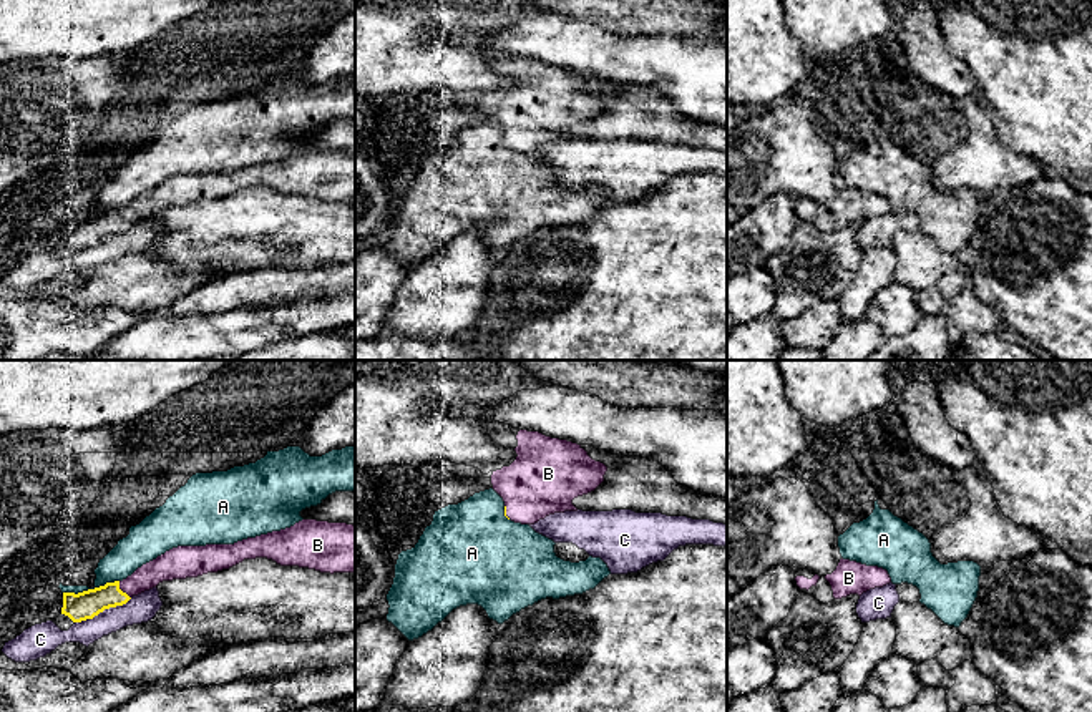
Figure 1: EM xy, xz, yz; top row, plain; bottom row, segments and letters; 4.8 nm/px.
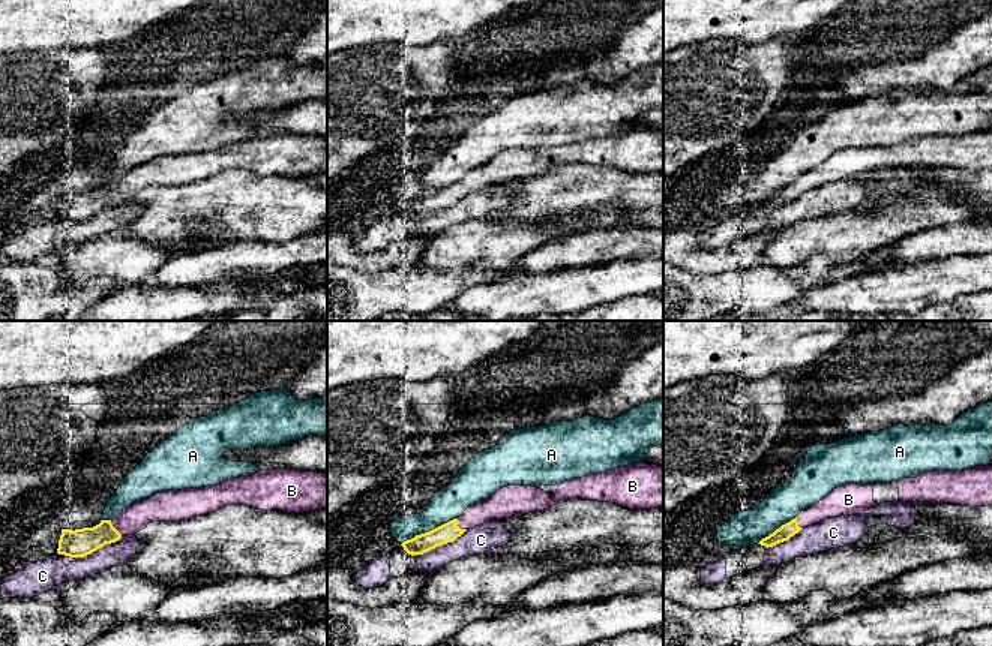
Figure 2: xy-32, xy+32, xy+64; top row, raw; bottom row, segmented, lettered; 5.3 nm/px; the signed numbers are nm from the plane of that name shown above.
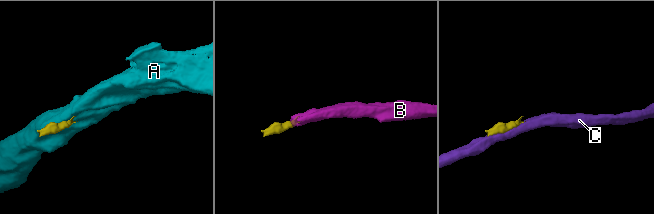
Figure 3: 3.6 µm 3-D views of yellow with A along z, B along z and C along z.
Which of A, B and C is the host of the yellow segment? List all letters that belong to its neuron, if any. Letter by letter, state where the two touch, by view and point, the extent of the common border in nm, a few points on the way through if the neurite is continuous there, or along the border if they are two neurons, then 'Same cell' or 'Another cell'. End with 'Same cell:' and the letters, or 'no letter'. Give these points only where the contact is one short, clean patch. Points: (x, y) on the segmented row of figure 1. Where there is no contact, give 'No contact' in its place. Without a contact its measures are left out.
A: Touches yellow at xy (90, 590). Shared border 280 nm. Boundary: xy (118, 580), (77, 593), (63, 593). Another cell
B: Touches yellow at xy (120, 590). Shared border 110 nm. Path across: xy (87, 604), (120, 590), (165, 568). Same cell
C: Touches yellow at xy (103, 609). Shared border 300 nm. Another cell
Same cell: B

